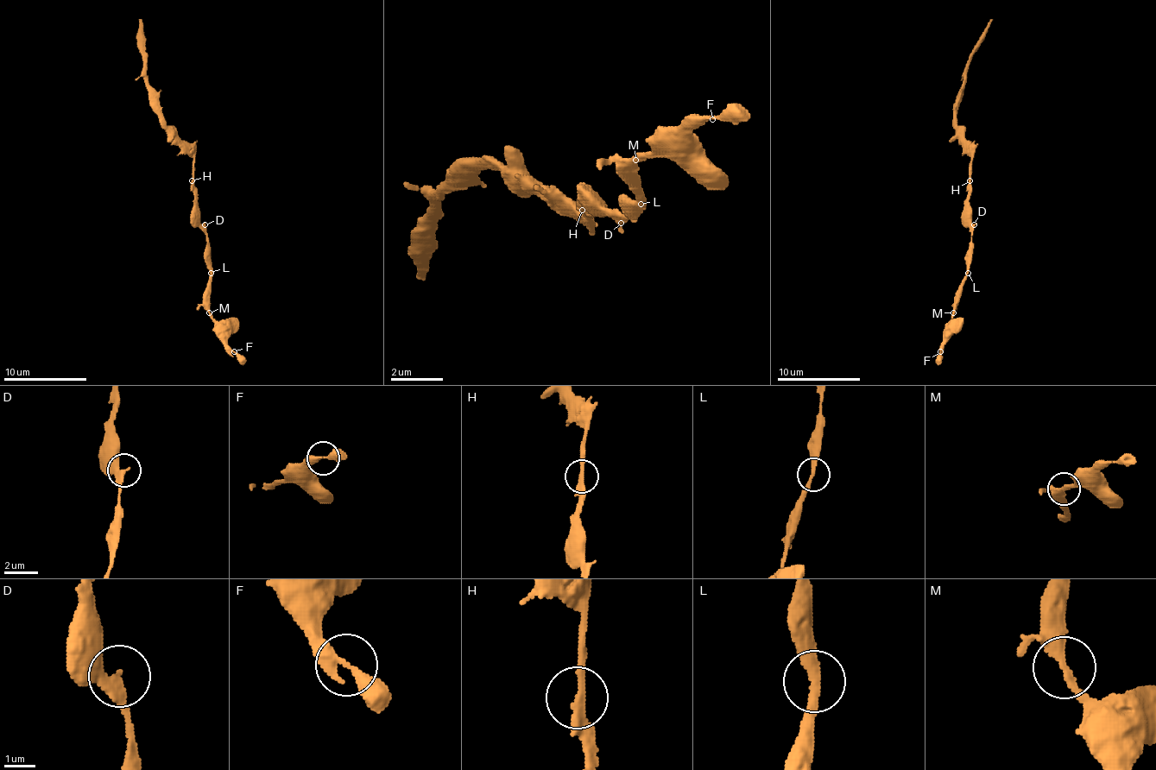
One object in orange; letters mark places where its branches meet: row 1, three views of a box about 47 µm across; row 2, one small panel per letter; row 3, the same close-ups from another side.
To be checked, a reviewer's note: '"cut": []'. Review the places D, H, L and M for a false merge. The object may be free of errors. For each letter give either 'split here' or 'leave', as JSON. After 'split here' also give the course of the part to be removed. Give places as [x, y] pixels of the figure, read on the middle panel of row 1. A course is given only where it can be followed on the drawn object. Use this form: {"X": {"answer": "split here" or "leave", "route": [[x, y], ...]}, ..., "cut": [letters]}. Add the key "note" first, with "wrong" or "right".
{"note": "right", "D": {"answer": "leave"}, "H": {"answer": "leave"}, "L": {"answer": "leave"}, "M": {"answer": "leave"}, "cut": []}

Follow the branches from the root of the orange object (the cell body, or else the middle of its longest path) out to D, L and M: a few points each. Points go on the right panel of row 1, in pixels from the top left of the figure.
D: (969, 186), (969, 220), (974, 224)
L: (969, 186), (972, 258), (968, 273)
M: (969, 186), (972, 258), (959, 301), (953, 312)

